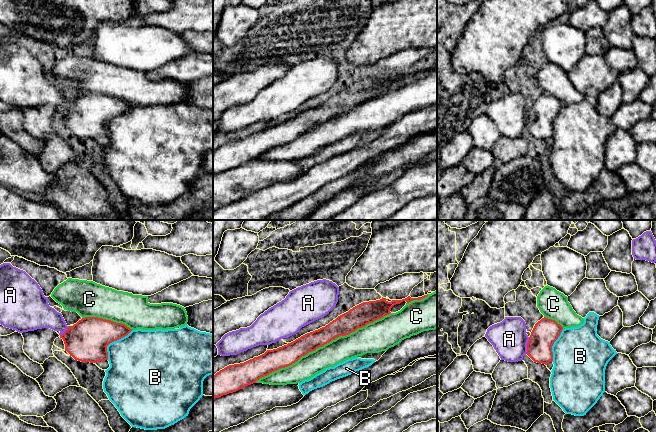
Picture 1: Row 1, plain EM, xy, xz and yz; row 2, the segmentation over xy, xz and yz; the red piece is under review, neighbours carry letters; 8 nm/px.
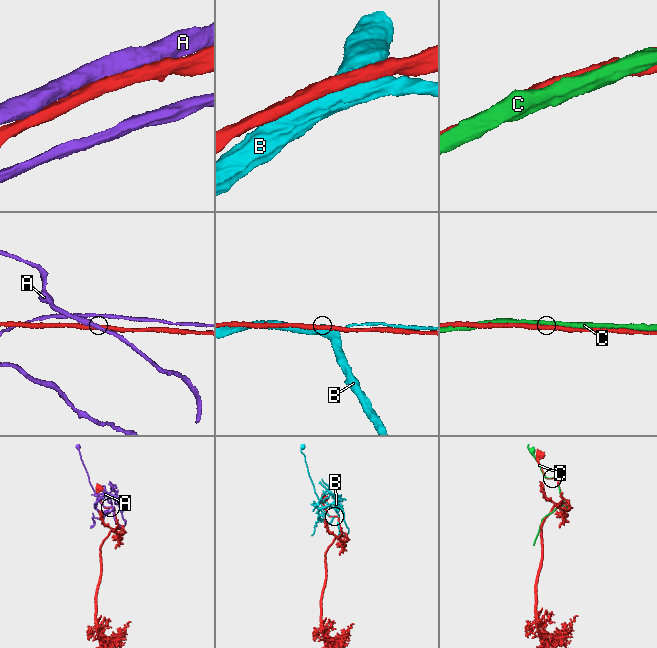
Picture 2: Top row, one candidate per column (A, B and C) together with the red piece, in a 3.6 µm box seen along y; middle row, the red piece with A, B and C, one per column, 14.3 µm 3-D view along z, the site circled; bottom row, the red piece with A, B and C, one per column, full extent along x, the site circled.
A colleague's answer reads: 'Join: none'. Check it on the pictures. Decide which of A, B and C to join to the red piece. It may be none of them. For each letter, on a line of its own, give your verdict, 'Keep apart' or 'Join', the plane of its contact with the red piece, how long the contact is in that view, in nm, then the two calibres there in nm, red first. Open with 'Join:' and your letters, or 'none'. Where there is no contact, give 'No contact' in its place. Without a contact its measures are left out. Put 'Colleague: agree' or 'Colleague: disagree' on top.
Colleague: agree
Join: none
A: Keep apart. Touches red in yz. Shared border 140 nm. Thickness 200 nm (red) against 280 nm
B: Keep apart. Touches red in xy. Shared border 320 nm. Thickness 340 nm (red) against 460 nm
C: Keep apart. Touches red in xz. Shared border 1200 nm. Thickness 170 nm (red) against 190 nm

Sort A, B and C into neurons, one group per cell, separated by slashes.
A / B / C

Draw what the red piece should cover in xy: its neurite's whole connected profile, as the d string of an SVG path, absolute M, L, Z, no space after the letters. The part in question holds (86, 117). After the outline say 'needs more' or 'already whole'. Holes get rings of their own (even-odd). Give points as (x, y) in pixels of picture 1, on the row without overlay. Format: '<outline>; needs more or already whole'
M85 93L60 111L65 127L75 136L96 139L108 136L107 122L125 112L132 105L125 100L98 93Z; already whole

